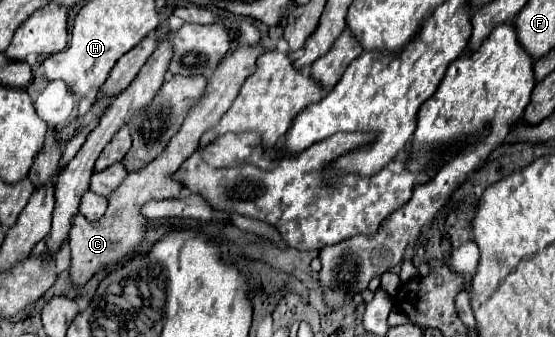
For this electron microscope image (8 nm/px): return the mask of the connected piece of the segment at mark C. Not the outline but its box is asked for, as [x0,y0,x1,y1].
[68,45,264,285]

